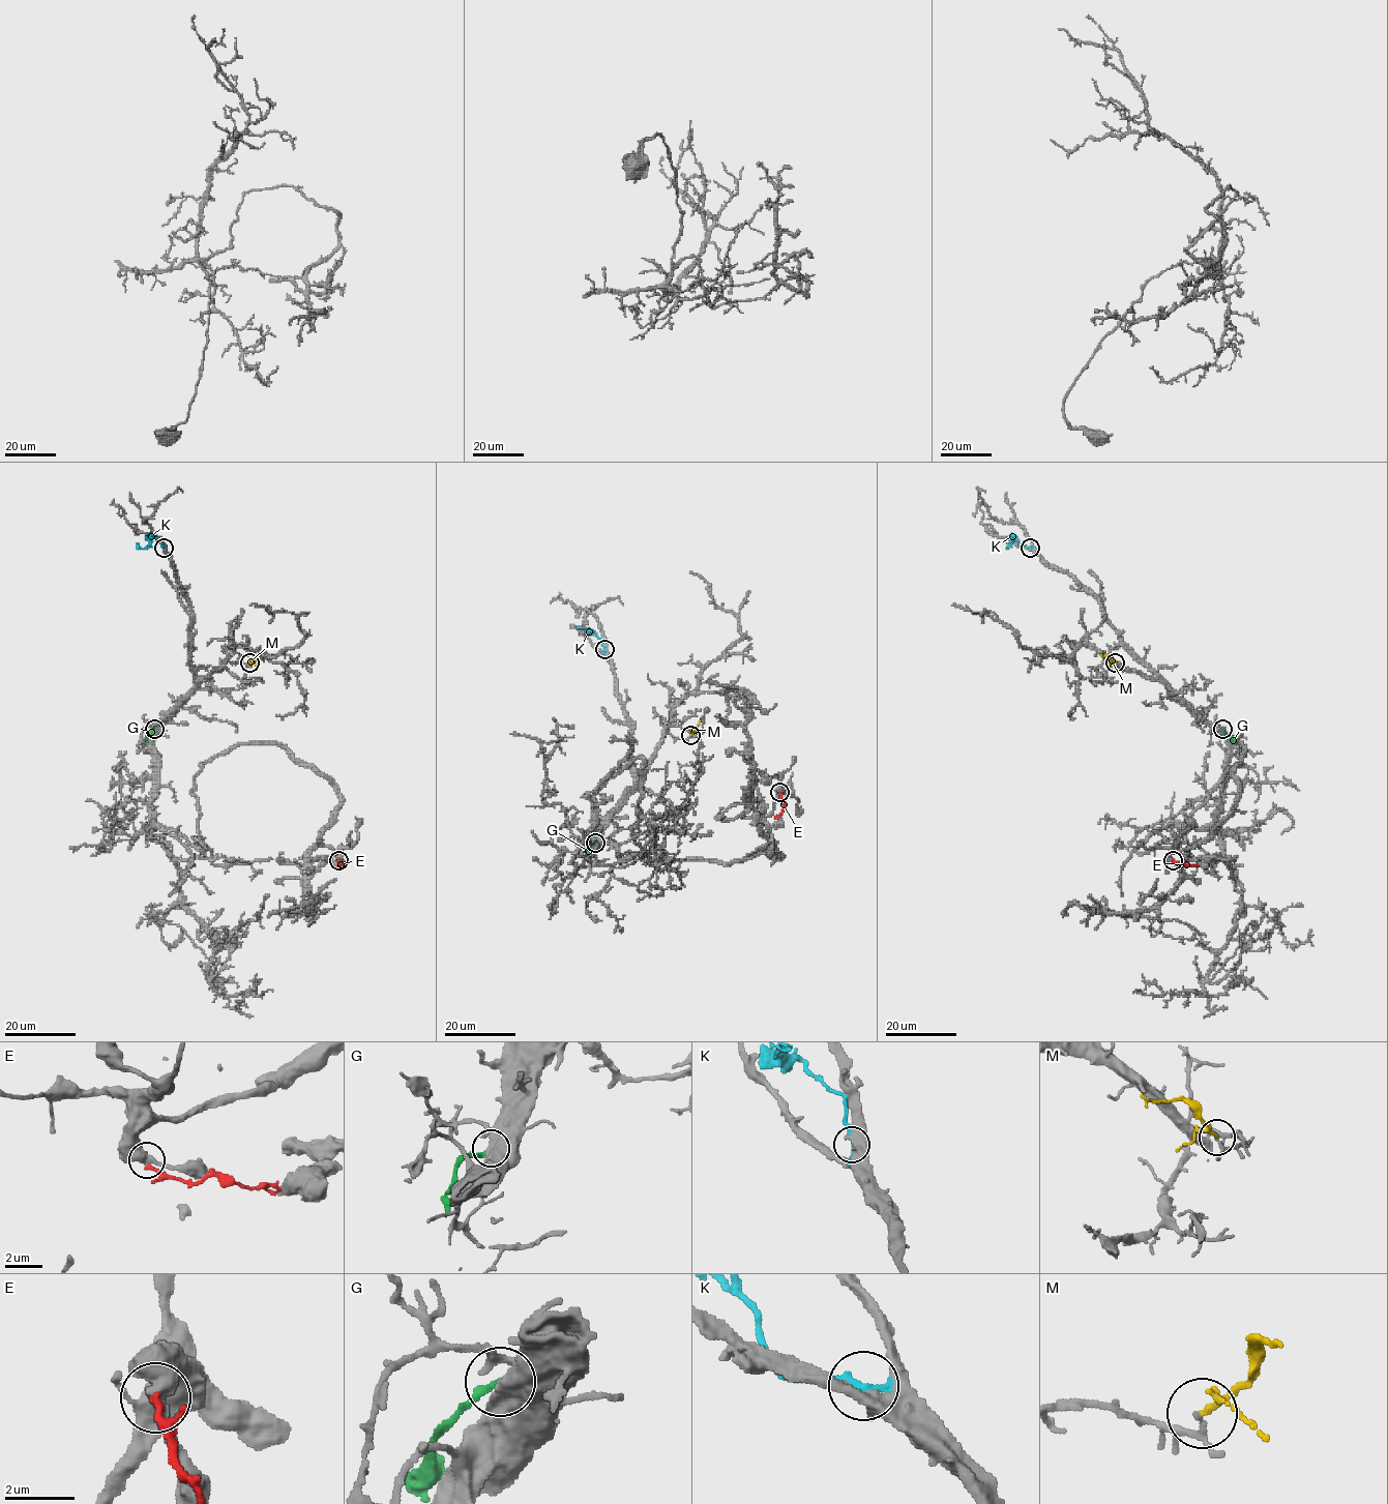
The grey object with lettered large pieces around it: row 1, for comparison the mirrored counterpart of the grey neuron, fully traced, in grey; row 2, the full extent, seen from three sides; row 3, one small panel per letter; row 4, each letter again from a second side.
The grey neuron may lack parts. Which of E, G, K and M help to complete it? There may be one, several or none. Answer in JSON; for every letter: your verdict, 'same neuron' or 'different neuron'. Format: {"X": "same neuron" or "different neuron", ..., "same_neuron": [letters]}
{"E": "different neuron", "G": "different neuron", "K": "different neuron", "M": "different neuron", "same_neuron": []}

